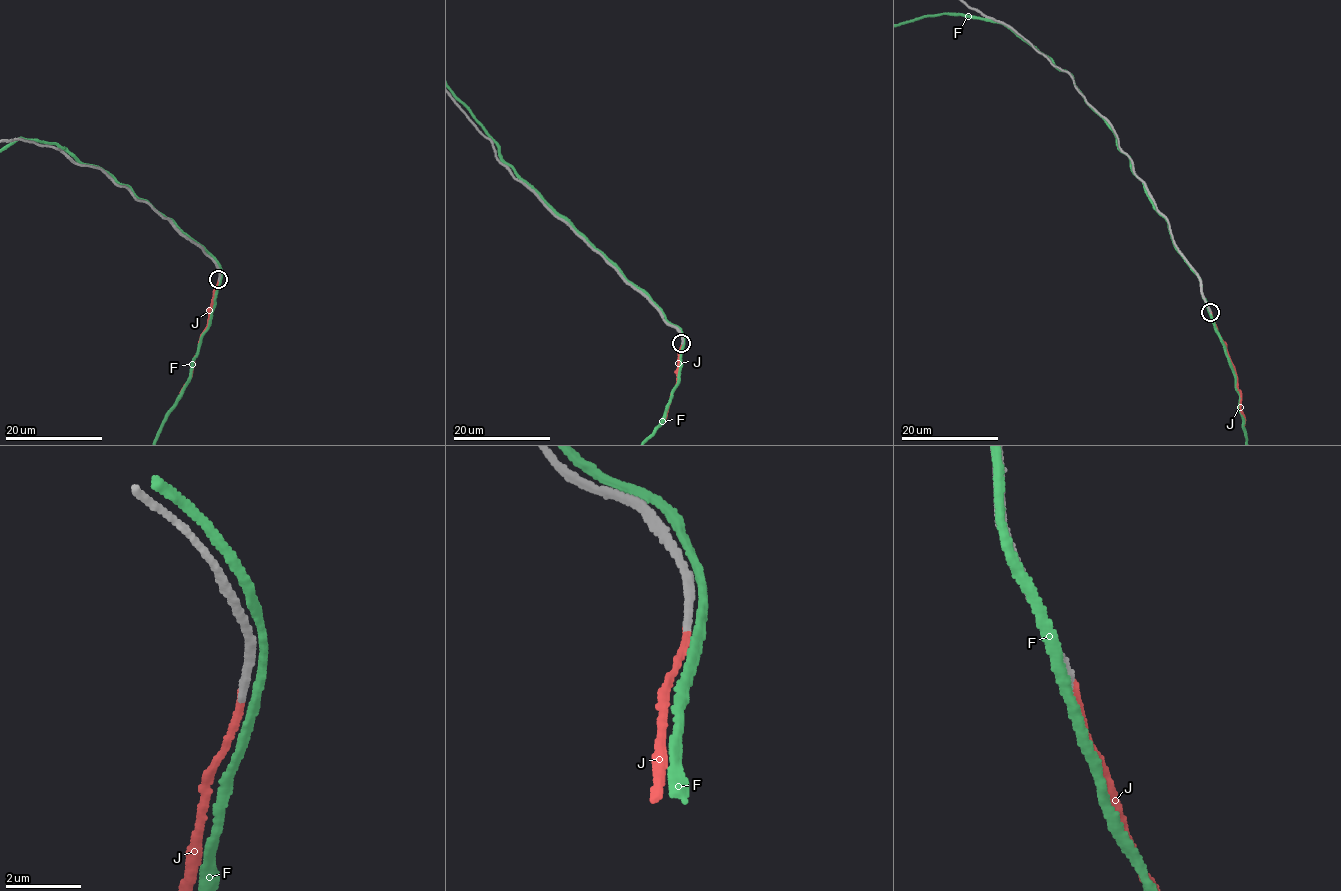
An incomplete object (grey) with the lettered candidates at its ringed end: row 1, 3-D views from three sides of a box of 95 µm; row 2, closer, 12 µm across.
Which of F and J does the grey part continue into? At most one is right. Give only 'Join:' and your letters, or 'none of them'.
Join: J

